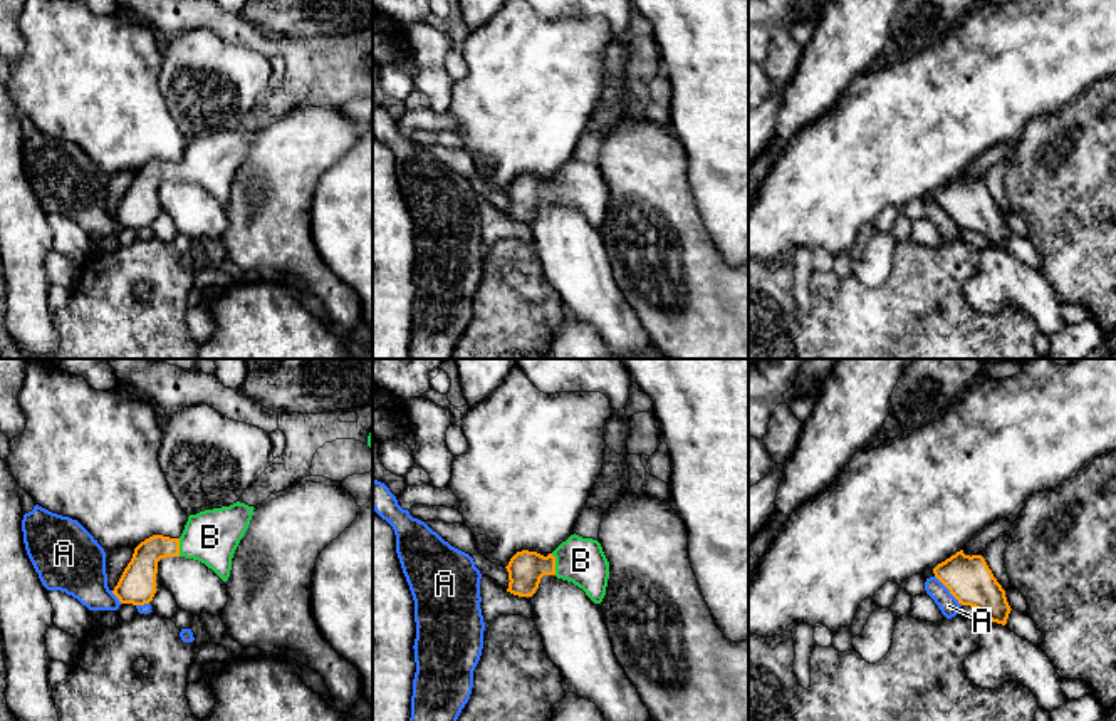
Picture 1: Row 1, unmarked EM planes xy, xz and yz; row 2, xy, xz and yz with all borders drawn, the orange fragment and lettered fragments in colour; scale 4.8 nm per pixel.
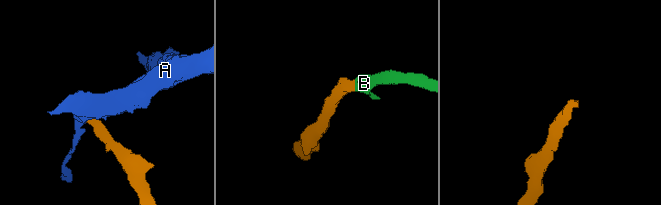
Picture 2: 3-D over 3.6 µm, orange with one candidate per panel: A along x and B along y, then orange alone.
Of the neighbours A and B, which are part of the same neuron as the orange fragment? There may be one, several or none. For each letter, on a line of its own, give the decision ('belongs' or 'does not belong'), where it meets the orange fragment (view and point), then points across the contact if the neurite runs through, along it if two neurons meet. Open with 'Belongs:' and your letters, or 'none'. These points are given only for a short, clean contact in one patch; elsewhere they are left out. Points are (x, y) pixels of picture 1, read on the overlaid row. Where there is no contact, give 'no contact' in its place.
Belongs: B
A: does not belong; contact yz (949, 589); border yz (935, 575), (962, 604)
B: belongs; contact xz (554, 564)

